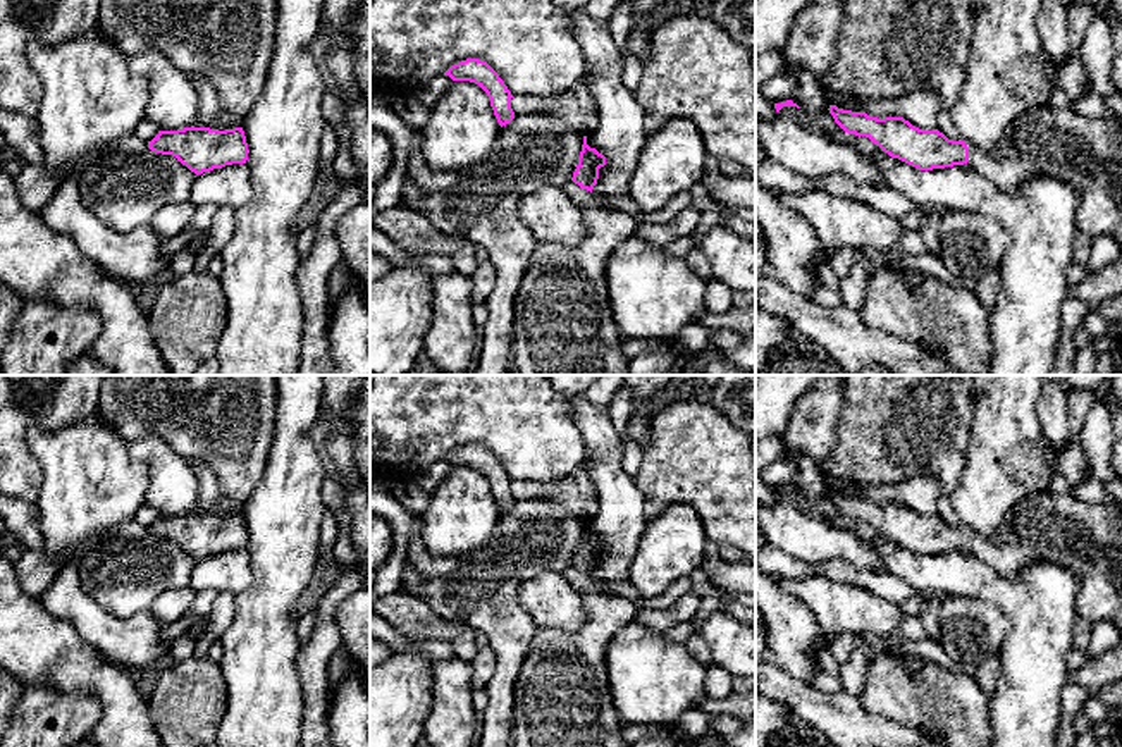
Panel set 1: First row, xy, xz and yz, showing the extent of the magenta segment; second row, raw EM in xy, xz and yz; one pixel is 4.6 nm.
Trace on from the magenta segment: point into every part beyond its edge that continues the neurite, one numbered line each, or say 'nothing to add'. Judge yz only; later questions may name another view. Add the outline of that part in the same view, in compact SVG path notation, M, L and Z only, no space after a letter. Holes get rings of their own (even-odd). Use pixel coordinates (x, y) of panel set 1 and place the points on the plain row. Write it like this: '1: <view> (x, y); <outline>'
1: yz (1062, 529); M1048 489L1008 509L995 537L969 534L969 554L1005 578L1038 559L1067 566L1079 578L1077 616L1122 628L1122 513Z

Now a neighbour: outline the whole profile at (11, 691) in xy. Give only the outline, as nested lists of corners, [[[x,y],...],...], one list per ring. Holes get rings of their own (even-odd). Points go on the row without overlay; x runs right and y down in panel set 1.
[[[0,666],[0,737],[5,733],[12,713],[22,697],[24,685]]]

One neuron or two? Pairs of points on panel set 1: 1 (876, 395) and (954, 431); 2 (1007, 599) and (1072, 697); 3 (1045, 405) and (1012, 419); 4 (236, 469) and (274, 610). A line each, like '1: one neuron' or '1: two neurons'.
1: one neuron
2: two neurons
3: two neurons
4: two neurons

